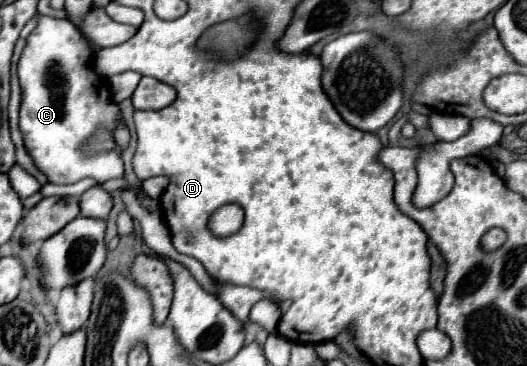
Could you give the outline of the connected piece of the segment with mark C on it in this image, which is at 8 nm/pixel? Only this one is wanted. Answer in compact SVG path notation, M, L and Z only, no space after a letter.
M39 17L39 25L35 31L27 37L27 47L19 59L19 81L23 91L23 103L21 103L21 117L19 117L19 129L25 141L25 149L29 151L35 167L47 177L49 183L55 185L69 185L77 183L79 179L91 177L97 183L105 183L109 179L121 179L123 177L123 161L117 151L99 153L99 155L85 155L79 151L79 145L93 135L93 131L99 125L115 125L113 119L119 115L119 107L111 99L109 81L107 77L97 75L89 65L89 45L83 41L77 27L73 27L67 19L55 19L55 17Z

